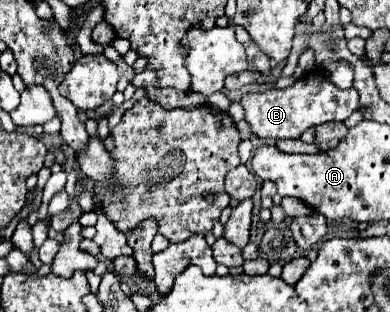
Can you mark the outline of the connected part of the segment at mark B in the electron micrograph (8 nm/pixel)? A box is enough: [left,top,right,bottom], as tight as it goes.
[241,73,359,139]

